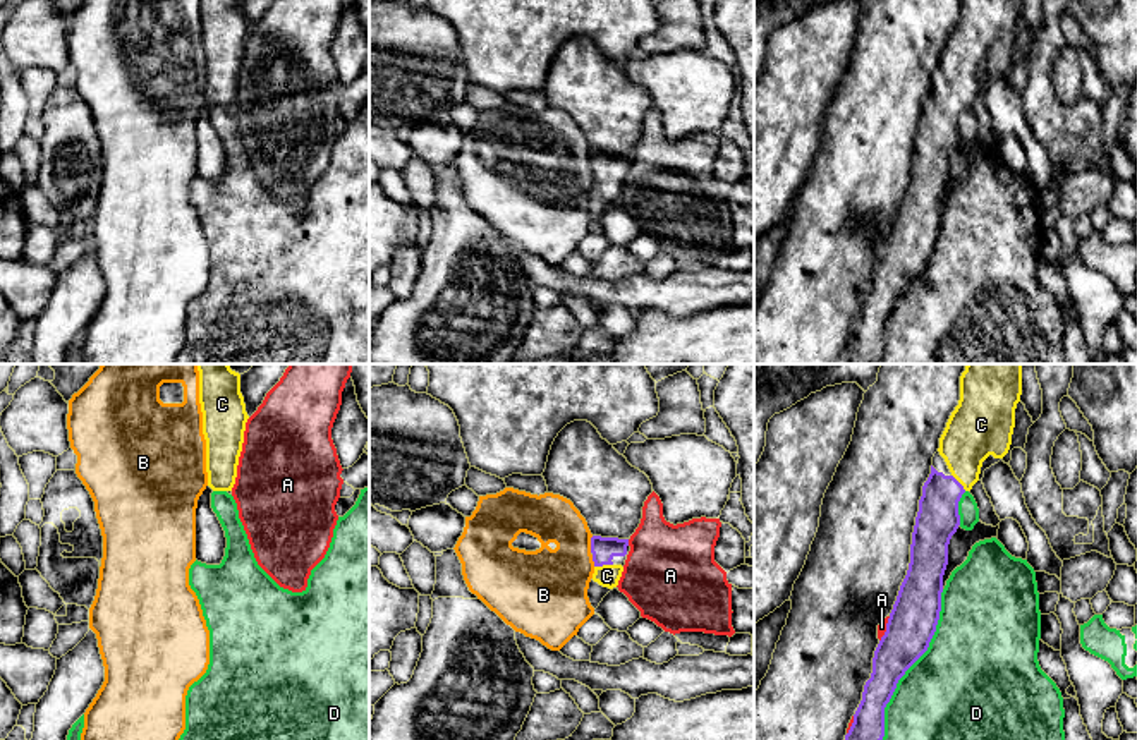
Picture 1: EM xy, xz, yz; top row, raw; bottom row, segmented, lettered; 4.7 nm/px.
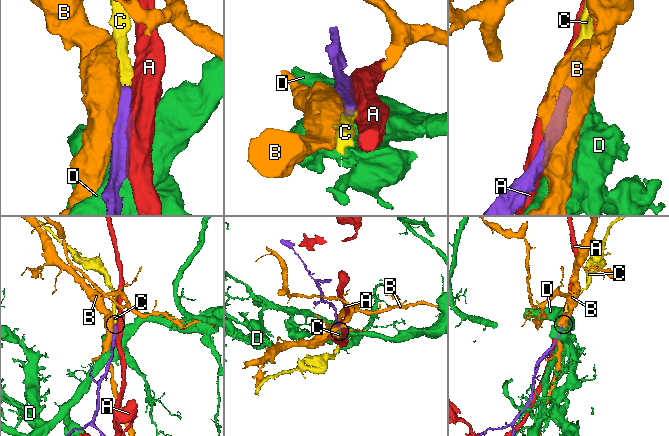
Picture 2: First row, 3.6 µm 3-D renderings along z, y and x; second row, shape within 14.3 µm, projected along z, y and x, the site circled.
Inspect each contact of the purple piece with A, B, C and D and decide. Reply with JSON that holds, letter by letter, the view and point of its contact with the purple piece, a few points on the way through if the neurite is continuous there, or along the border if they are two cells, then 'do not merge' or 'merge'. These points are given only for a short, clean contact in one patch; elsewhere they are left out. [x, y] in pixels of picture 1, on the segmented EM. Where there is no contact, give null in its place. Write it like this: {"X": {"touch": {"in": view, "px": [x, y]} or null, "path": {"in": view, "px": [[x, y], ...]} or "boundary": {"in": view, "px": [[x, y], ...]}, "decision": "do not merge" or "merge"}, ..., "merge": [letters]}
{"A": {"touch": {"in": "xz", "px": [627, 543]}, "decision": "do not merge"}, "B": {"touch": {"in": "xz", "px": [591, 545]}, "decision": "do not merge"}, "C": {"touch": {"in": "xz", "px": [603, 564]}, "path": {"in": "xz", "px": [[603, 550], [603, 564], [607, 576]]}, "decision": "merge"}, "D": {"touch": {"in": "yz", "px": [912, 663]}, "decision": "do not merge"}, "merge": ["C"]}

